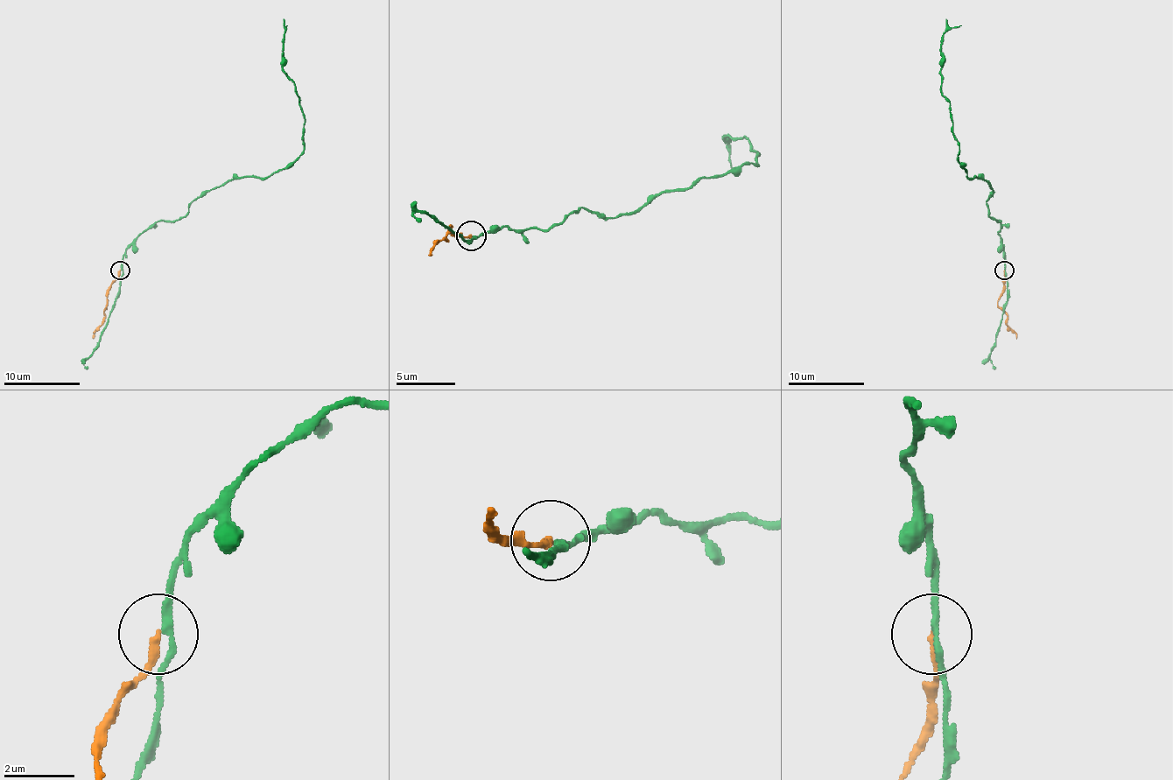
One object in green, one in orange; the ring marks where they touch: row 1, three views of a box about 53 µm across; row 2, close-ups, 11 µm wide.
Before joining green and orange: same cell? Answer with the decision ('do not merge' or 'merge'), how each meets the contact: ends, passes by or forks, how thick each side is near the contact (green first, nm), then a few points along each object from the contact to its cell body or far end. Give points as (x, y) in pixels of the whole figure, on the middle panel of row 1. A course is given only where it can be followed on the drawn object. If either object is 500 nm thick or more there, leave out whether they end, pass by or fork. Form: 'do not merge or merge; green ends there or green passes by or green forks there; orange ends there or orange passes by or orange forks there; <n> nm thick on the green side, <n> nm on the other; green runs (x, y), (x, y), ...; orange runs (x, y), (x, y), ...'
do not merge; green passes by; orange ends there; 160 nm thick on the green side, 200 nm on the other; green runs (472, 238), (551, 228), (585, 208), (635, 214), (756, 166), (745, 137), (724, 137), (733, 170); orange runs (472, 235), (460, 238), (451, 226), (445, 241), (439, 241), (430, 256)

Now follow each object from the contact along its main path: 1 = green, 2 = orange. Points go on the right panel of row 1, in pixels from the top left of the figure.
1: (1006, 270), (1000, 221), (986, 202), (990, 185), (967, 175), (958, 160), (941, 84), (941, 38), (962, 25)
2: (1003, 270), (1006, 284), (998, 306), (1007, 316), (1007, 326), (1017, 339)

